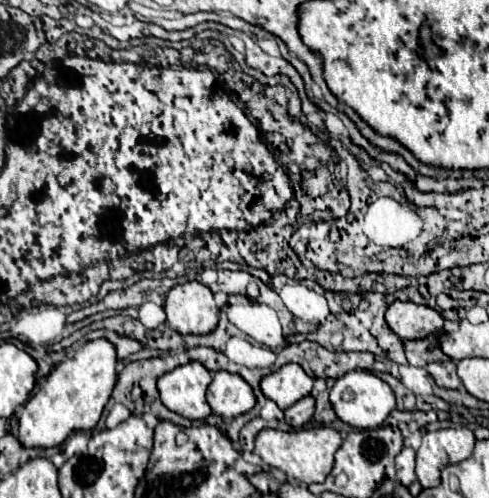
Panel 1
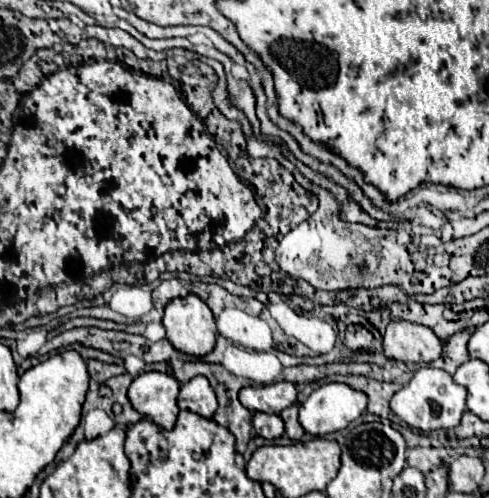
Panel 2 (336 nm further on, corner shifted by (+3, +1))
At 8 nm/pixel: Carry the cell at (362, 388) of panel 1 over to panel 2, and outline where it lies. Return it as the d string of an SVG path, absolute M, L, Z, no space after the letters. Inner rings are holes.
M324 384L316 388L300 406L298 420L312 436L324 436L344 430L360 414L366 412L366 396L348 384Z

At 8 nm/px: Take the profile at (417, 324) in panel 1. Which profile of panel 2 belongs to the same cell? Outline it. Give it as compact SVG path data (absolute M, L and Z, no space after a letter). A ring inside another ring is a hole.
M390 320L384 334L384 354L402 362L432 362L442 354L442 340L428 326Z

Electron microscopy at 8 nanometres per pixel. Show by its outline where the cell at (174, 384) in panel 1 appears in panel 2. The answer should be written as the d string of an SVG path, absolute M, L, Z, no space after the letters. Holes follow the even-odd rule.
M144 372L144 374L136 376L134 382L130 384L128 398L140 414L144 414L148 420L154 420L158 426L170 430L170 428L174 428L178 414L180 414L180 408L176 402L178 392L180 392L180 382L174 380L174 376L162 374L162 372Z

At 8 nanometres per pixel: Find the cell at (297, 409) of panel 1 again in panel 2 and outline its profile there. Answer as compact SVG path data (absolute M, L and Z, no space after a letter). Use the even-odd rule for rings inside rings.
M254 412L254 430L266 440L274 440L284 434L284 420L278 414Z

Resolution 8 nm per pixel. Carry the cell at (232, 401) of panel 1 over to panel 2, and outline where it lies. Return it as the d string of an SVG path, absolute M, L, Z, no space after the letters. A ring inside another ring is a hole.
M196 376L190 382L182 384L180 394L178 394L178 406L182 410L196 412L204 418L214 416L214 412L218 408L218 400L216 400L214 388L210 388L210 382L206 380L206 376Z

